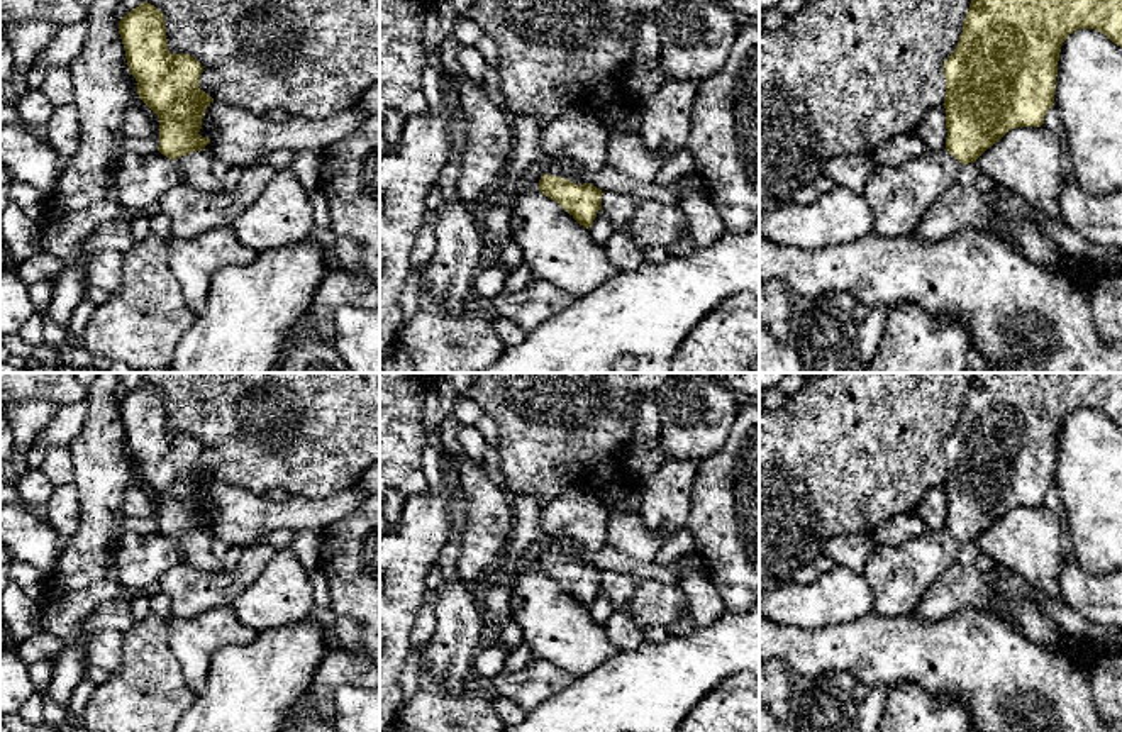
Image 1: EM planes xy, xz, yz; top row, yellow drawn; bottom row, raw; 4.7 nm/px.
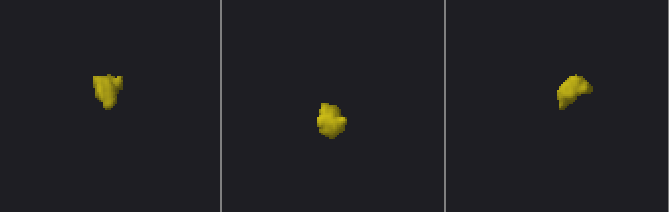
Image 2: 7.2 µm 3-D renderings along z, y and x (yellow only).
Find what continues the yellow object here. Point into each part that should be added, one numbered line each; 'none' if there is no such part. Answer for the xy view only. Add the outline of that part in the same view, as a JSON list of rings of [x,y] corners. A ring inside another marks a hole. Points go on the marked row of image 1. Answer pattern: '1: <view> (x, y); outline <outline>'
1: xy (197, 166); outline [[[193,151],[175,159],[183,169],[183,183],[205,193],[222,193],[222,181],[212,171],[214,158],[207,151]]]

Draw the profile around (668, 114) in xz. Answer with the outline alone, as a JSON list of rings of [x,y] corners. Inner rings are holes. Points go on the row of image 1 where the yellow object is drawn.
[[[666,78],[656,95],[642,103],[642,141],[664,161],[688,146],[697,88],[698,81]]]

